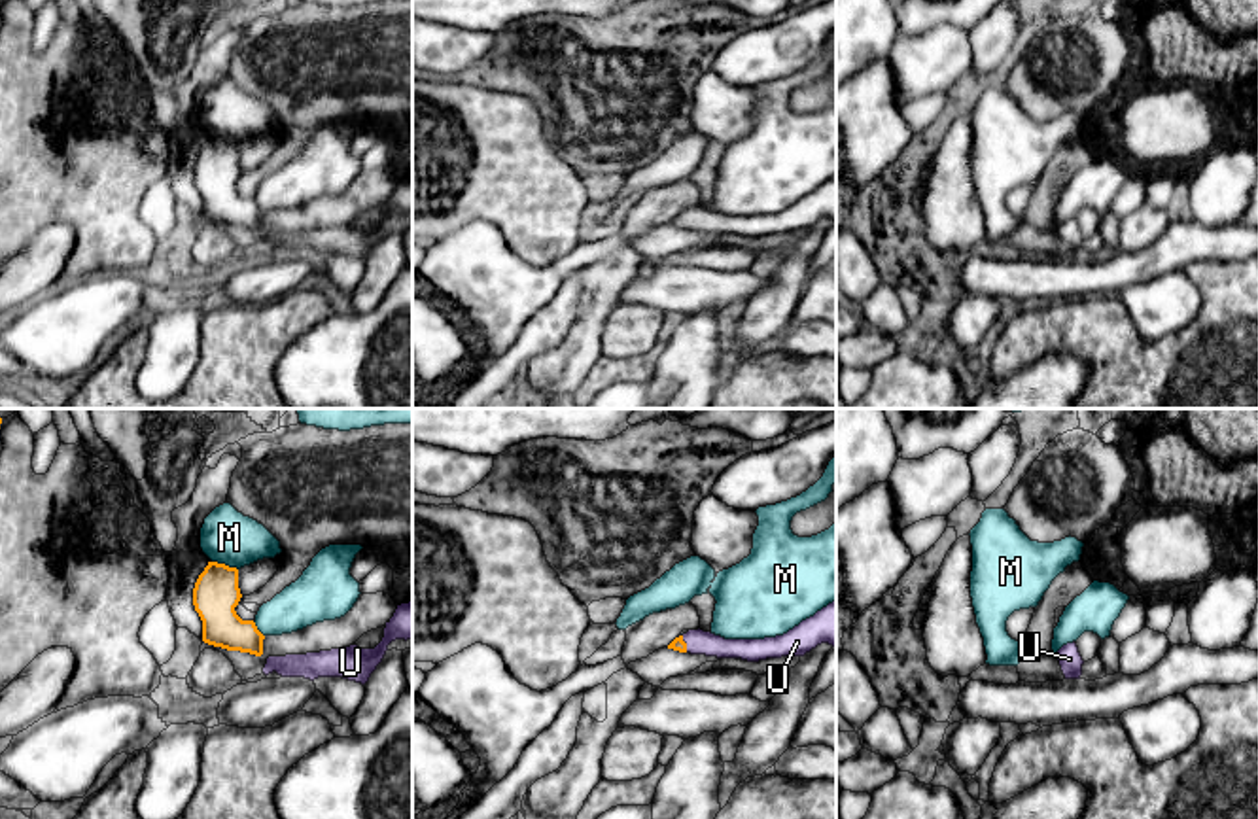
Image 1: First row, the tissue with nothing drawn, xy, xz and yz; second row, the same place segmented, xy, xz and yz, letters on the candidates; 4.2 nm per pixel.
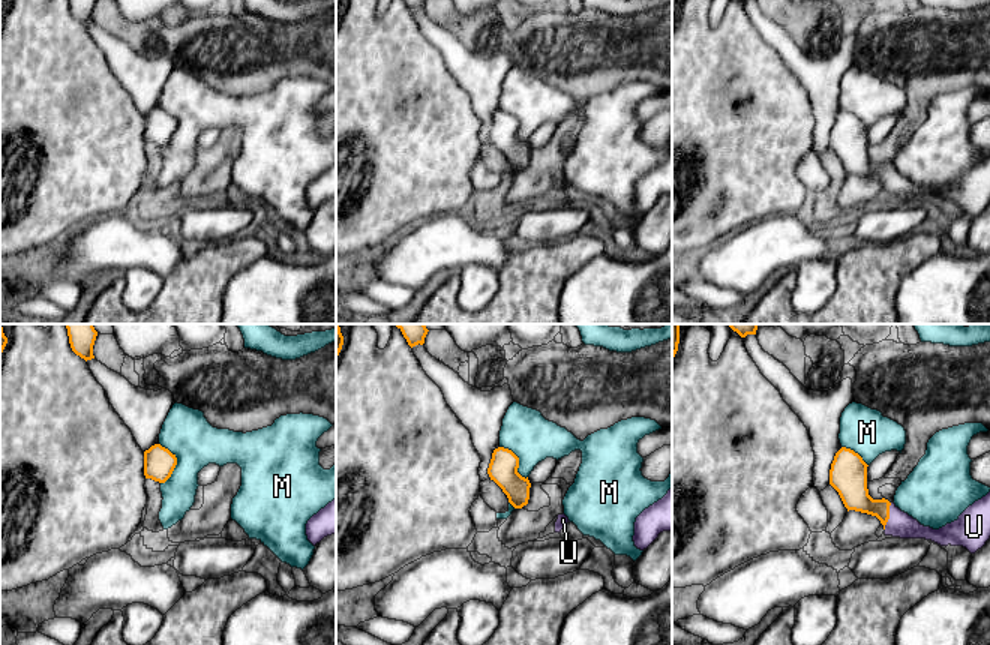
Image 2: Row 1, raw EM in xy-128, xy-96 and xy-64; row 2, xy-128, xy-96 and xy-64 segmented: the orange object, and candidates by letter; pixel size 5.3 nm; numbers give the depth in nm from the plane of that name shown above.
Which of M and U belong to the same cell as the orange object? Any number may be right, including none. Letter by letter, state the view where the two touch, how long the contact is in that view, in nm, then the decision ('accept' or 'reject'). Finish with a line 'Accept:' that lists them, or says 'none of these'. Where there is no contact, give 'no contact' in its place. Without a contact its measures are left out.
M: xy | 120 nm | reject
U: xz | 80 nm | accept
Accept: U

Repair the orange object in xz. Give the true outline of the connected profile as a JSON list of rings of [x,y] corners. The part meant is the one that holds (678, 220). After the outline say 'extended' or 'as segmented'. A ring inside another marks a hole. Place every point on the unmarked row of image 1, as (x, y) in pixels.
[[[836,176],[783,212],[764,216],[725,216],[698,204],[675,214],[668,225],[759,238],[791,231],[804,233],[821,219],[836,223]]] | extended

